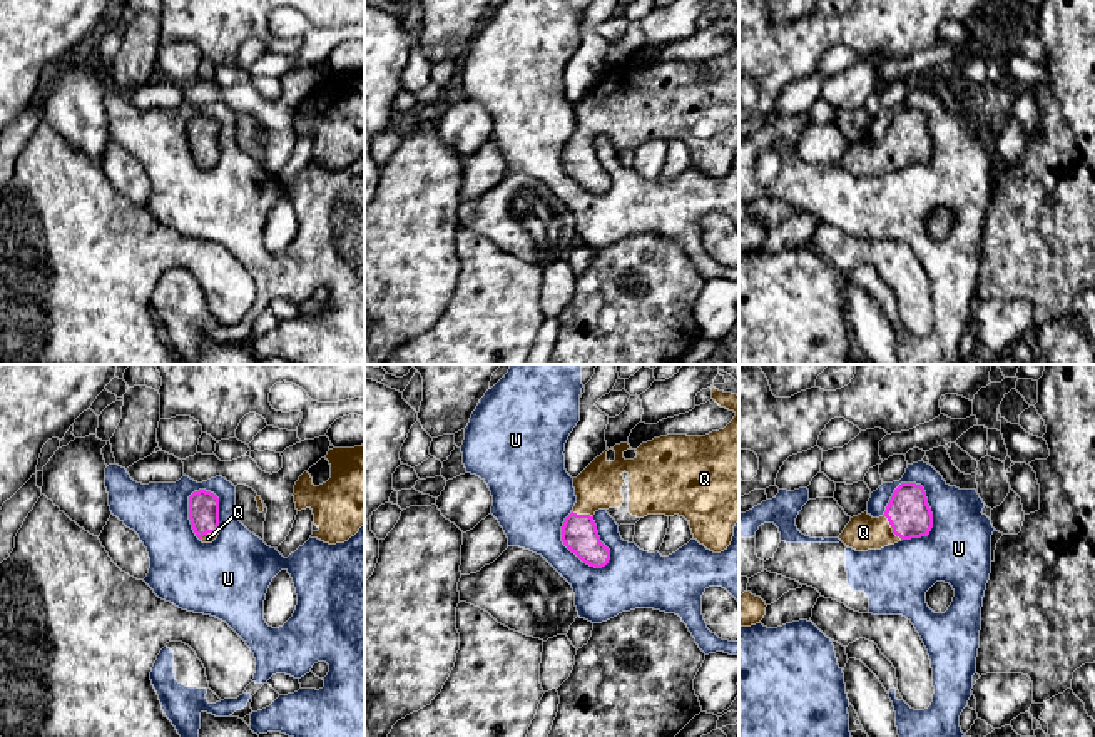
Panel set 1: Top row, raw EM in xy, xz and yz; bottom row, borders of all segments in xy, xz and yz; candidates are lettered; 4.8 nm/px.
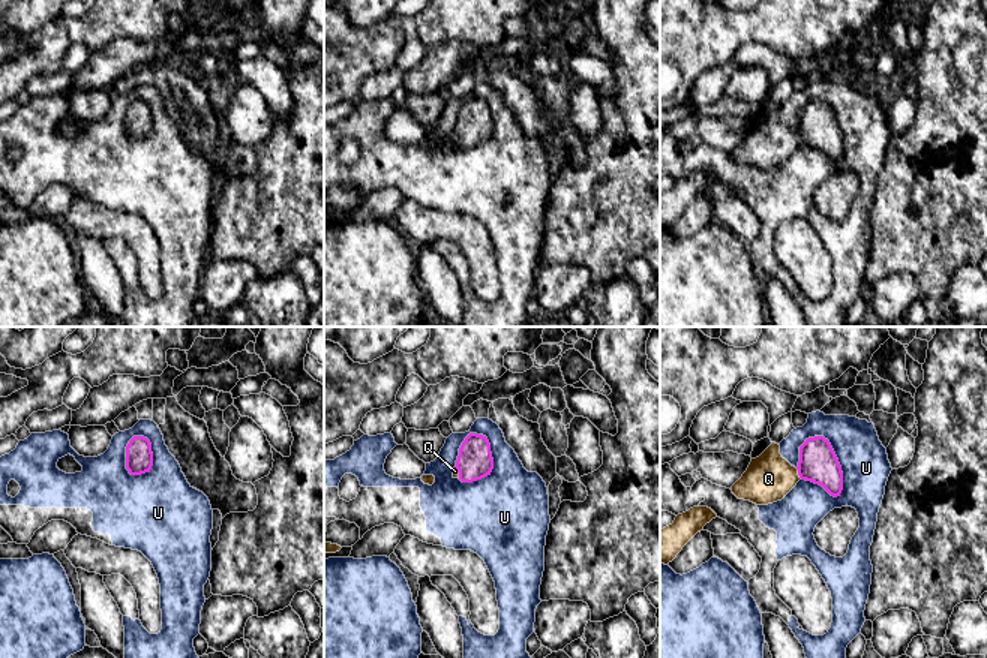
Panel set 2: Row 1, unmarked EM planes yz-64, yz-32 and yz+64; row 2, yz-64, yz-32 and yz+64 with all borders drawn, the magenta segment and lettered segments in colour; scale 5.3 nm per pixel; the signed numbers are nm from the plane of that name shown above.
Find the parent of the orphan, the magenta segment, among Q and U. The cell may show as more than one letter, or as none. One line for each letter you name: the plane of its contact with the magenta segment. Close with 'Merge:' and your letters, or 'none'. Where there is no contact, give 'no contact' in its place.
Q: meets magenta in yz
Merge: Q

